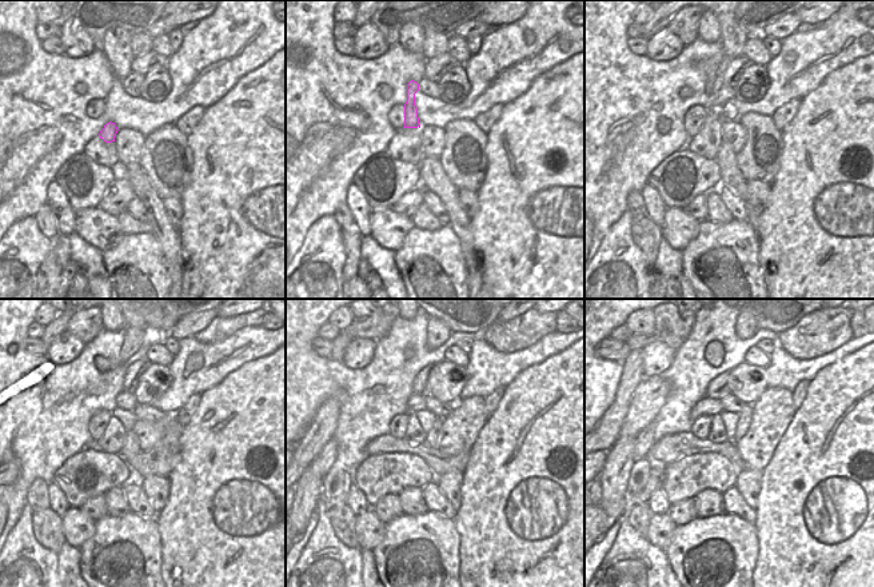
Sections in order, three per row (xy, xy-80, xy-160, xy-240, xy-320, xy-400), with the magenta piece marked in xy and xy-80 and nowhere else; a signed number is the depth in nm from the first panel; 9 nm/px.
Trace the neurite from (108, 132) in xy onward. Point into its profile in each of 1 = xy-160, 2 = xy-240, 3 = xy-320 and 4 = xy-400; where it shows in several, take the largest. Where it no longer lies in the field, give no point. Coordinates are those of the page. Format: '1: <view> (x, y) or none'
1: xy-160 (710, 66)
2: xy-240 (134, 338)
3: xy-320 (438, 334)
4: xy-400 (746, 326)

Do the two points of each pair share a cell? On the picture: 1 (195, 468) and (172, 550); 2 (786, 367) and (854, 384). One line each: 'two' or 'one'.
1: one
2: two

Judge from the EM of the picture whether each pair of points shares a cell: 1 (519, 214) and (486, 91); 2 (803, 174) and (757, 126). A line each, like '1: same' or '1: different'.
1: different
2: different

